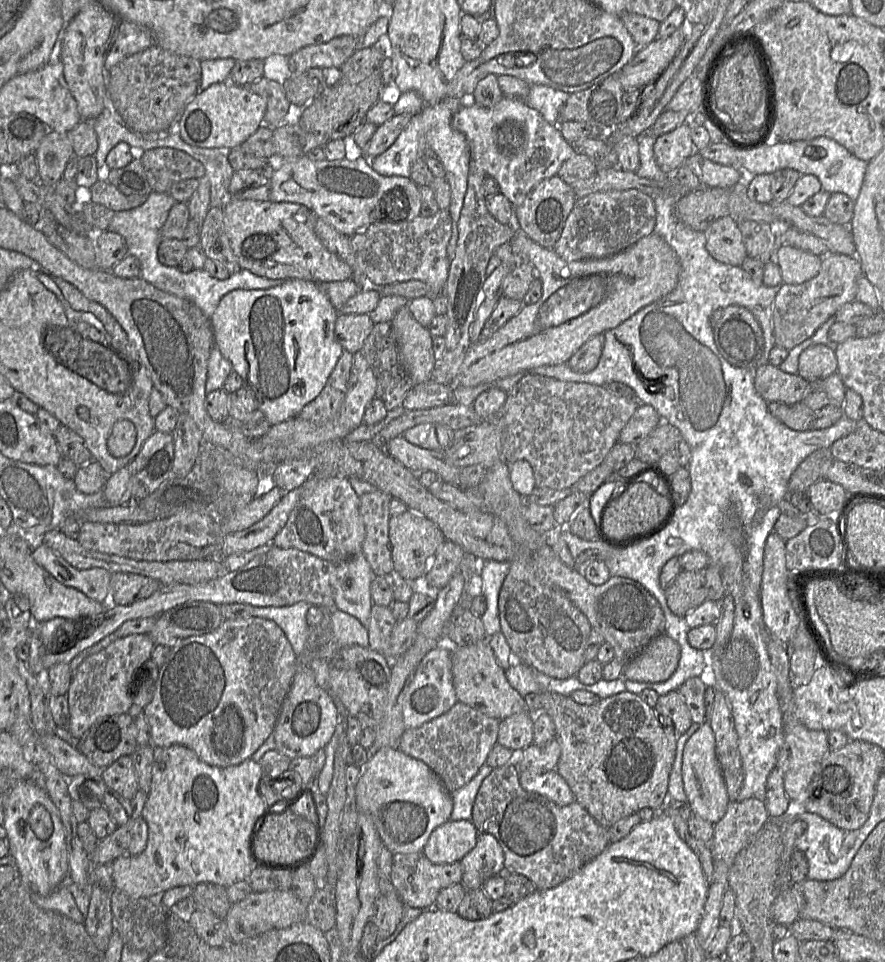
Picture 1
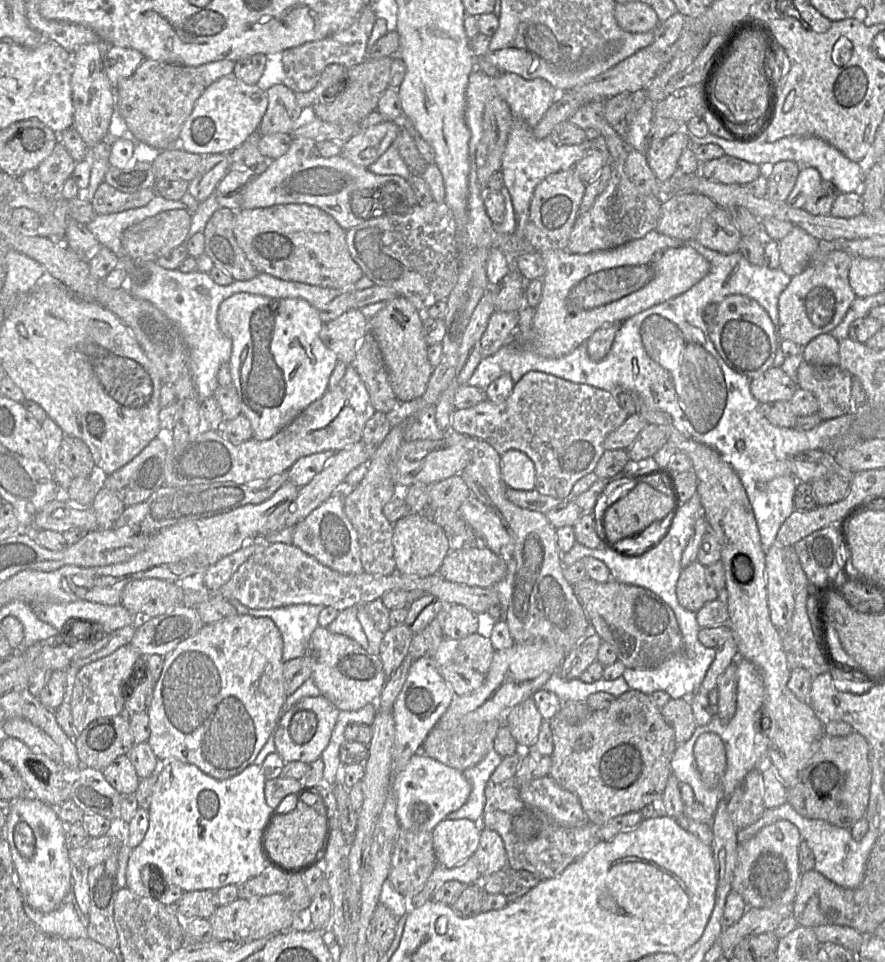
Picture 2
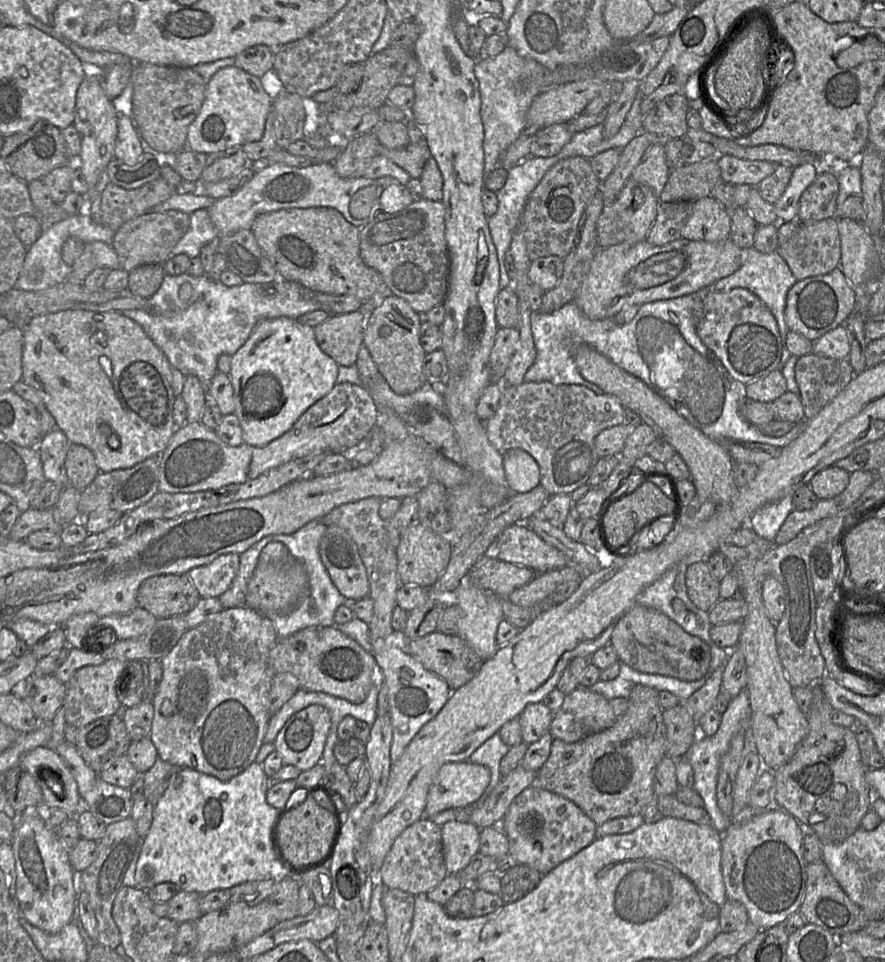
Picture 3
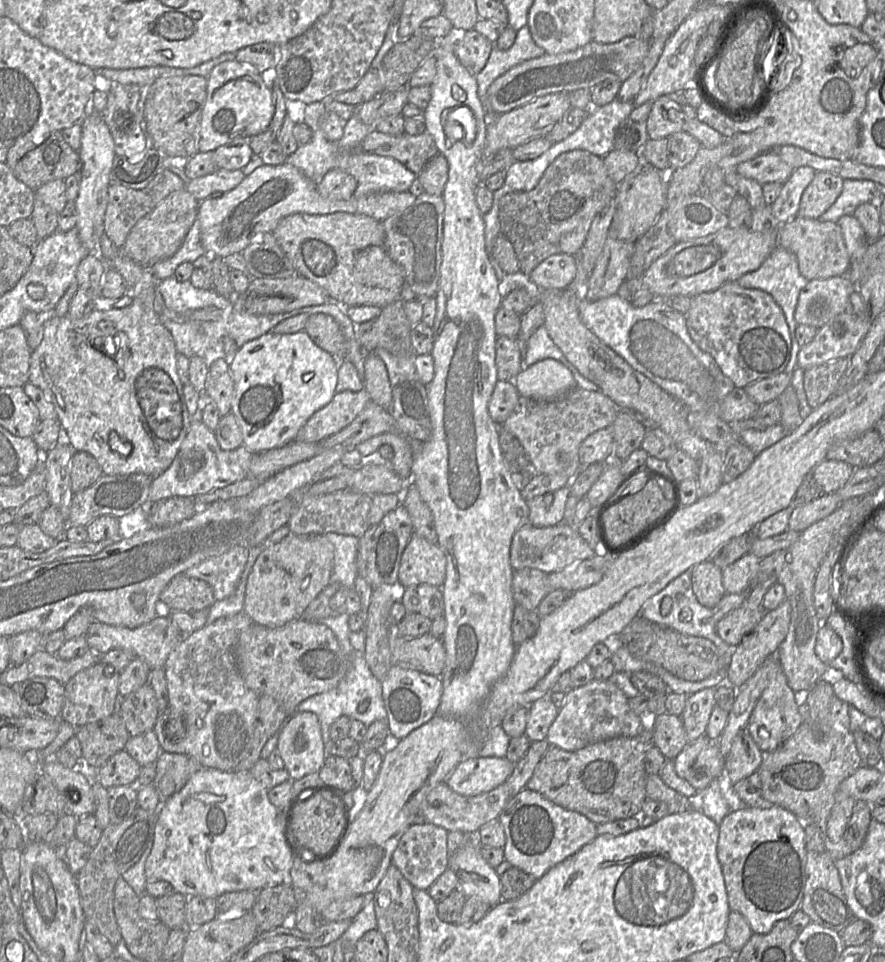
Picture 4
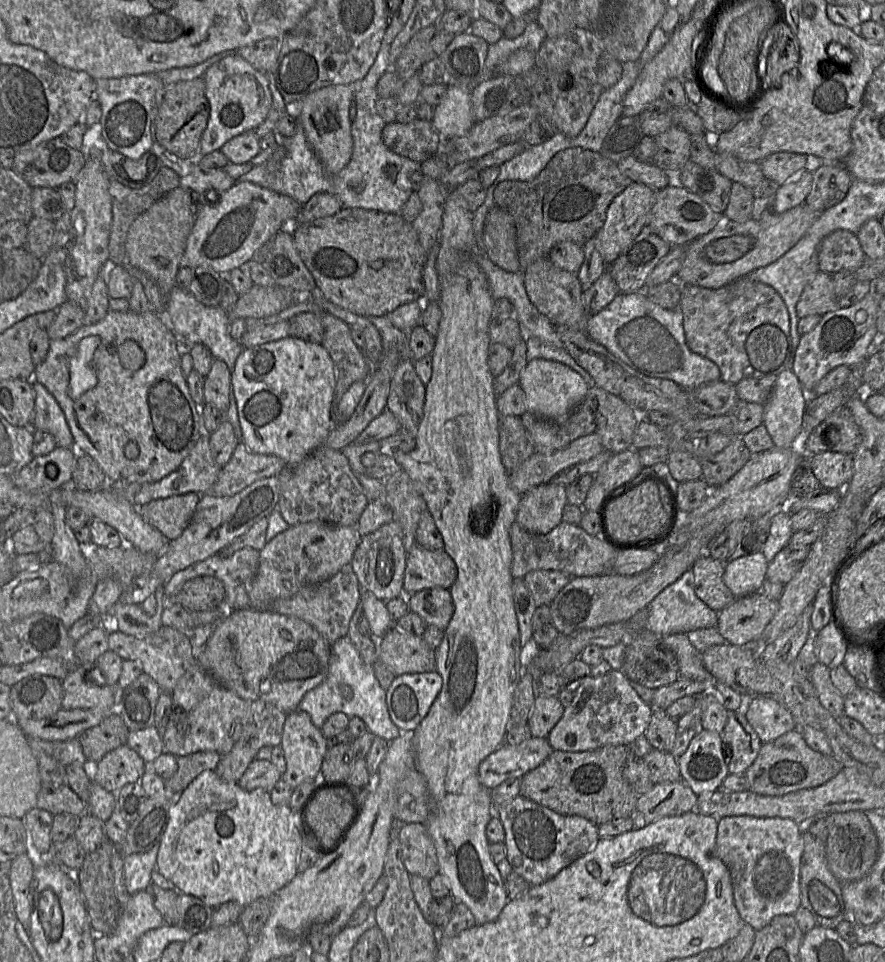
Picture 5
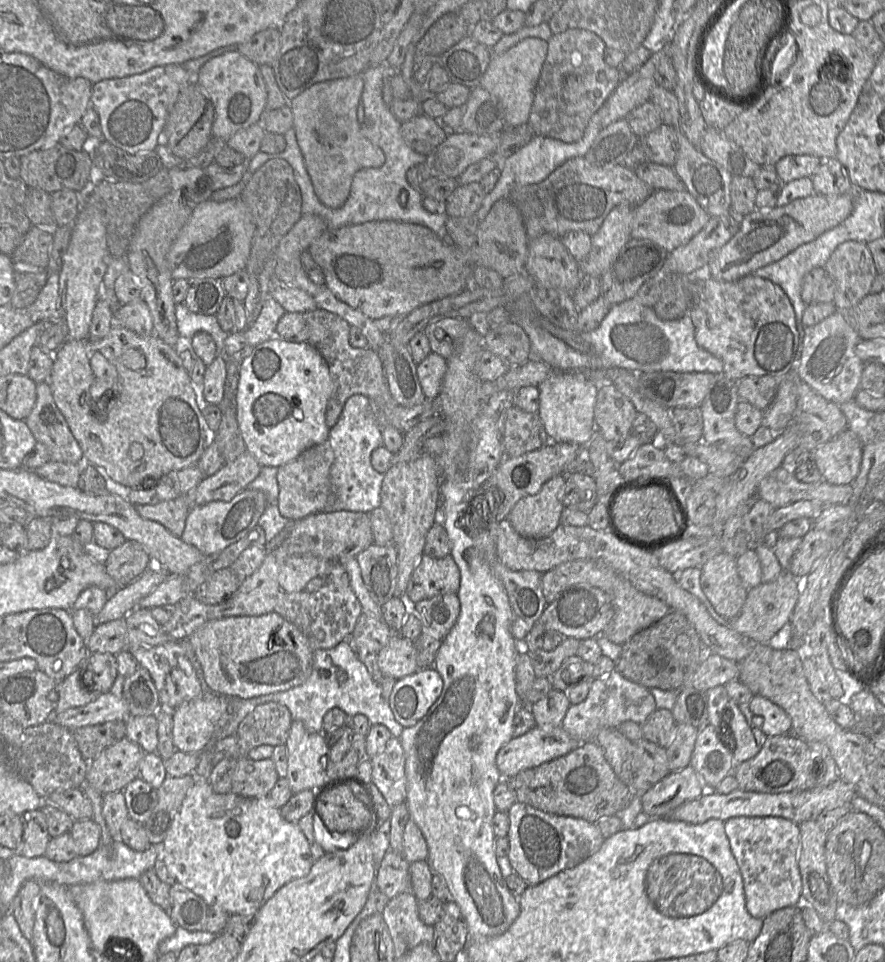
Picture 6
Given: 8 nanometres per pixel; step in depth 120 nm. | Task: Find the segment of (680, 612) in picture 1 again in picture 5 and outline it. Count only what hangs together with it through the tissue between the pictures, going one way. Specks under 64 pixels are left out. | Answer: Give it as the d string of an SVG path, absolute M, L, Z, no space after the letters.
M705 554L691 568L696 596L717 612L736 599L723 580L725 564Z

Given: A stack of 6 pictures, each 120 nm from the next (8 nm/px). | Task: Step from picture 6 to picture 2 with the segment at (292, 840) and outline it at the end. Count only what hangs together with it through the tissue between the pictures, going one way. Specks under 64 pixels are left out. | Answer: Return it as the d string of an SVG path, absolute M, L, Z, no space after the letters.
M178 760L160 762L160 773L148 809L149 827L142 842L129 856L126 887L138 896L150 897L153 889L158 887L158 879L152 878L152 869L160 873L166 886L175 885L184 892L217 891L227 885L240 885L261 874L270 867L263 852L261 837L273 812L265 799L265 782L262 767L255 764L249 765L236 776L218 780L192 764Z

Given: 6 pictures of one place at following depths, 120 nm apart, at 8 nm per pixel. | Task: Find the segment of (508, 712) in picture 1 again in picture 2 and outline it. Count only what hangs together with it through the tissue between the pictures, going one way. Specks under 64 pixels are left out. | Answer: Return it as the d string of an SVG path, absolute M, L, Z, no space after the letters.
M475 633L457 640L444 638L431 656L436 662L438 671L449 684L454 695L465 696L482 686L494 653L495 649L490 637L487 638Z

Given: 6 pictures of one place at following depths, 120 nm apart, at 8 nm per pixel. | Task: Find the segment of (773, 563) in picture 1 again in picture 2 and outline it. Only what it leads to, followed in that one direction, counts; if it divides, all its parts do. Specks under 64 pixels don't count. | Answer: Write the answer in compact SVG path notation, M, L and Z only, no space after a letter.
M776 542L766 553L765 576L770 619L777 629L782 629L793 616L795 601L784 562L784 547Z

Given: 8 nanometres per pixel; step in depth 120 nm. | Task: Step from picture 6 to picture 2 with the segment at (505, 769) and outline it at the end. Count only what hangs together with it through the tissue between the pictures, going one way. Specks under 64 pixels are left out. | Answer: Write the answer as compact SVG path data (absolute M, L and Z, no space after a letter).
M418 752L410 758L402 771L395 774L392 789L396 795L396 815L400 828L408 831L433 831L448 814L465 804L471 785L462 771Z

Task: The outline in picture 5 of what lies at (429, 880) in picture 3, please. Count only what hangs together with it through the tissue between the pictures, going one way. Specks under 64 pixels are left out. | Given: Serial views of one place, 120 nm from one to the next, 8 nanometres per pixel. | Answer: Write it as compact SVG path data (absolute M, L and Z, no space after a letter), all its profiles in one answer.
M396 823L397 836L401 842L402 859L410 875L428 880L439 873L436 849L424 823Z

